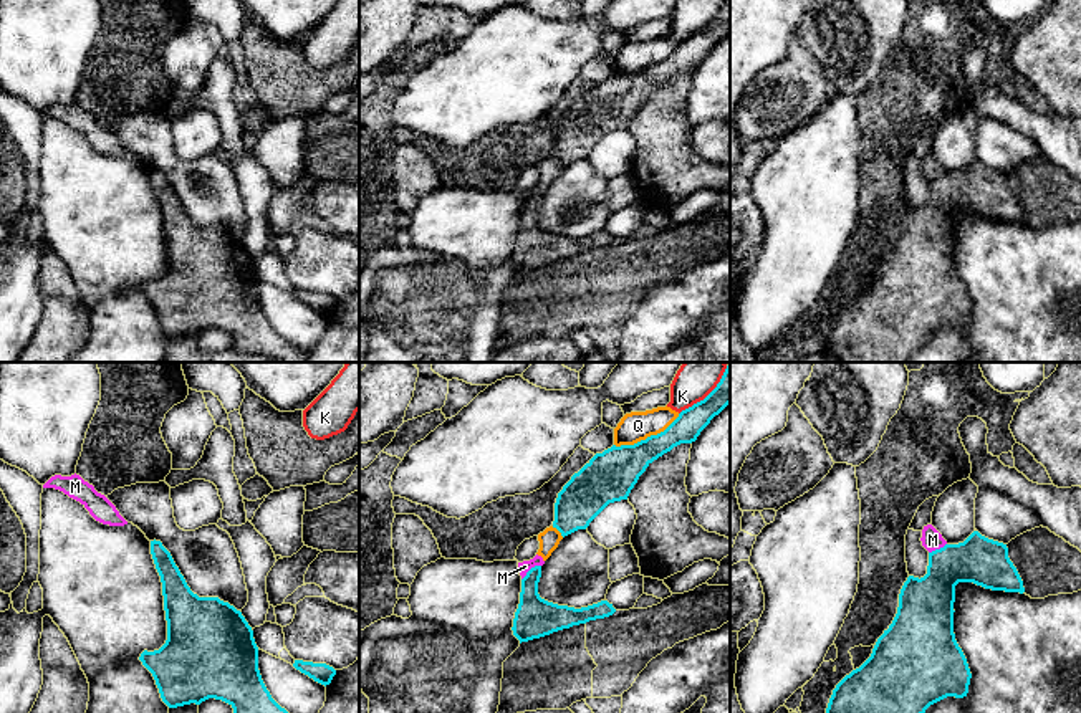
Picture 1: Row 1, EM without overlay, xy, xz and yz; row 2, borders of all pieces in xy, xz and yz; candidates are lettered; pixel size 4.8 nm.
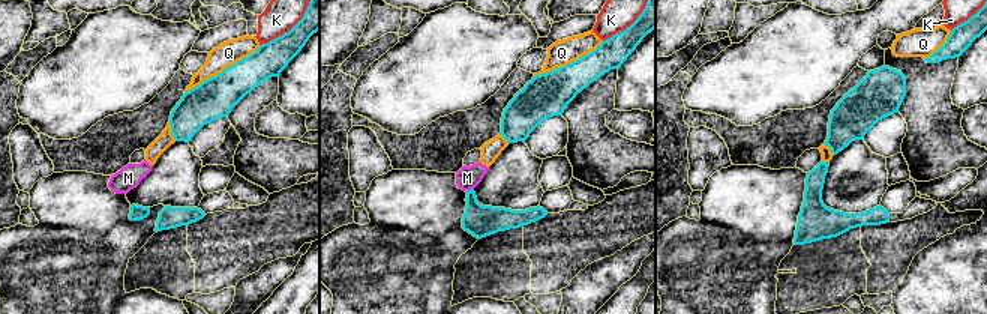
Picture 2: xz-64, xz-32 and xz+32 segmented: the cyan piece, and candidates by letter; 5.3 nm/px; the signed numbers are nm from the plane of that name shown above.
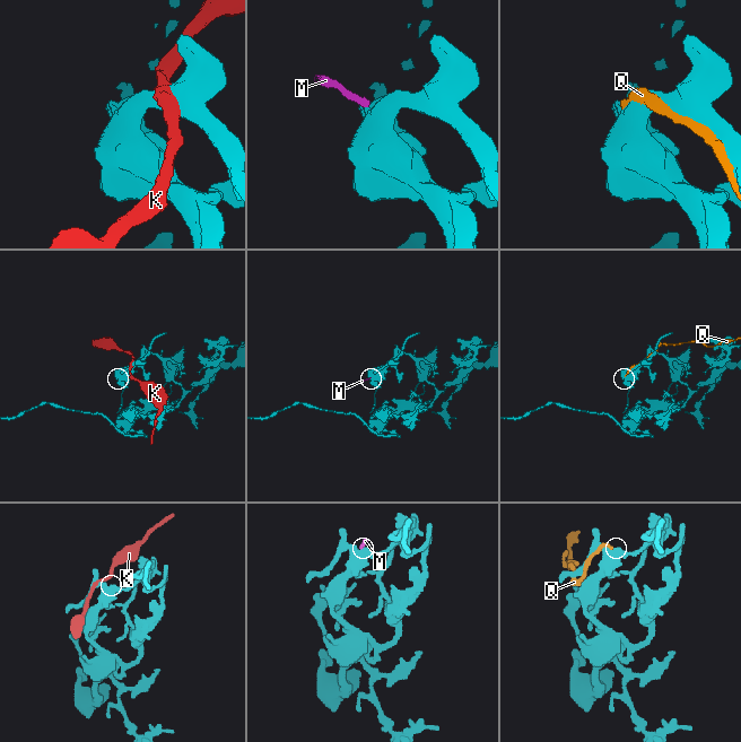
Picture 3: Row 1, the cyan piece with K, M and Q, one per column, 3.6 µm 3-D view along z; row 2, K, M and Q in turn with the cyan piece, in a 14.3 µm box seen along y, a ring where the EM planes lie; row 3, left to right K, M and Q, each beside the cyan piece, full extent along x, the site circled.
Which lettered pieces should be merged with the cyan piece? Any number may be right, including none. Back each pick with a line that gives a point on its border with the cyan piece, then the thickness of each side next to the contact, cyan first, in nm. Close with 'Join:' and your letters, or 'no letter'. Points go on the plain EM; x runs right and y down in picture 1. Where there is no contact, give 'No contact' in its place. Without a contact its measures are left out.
Join: no letter

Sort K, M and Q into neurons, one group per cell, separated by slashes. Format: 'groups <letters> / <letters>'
groups K / M Q

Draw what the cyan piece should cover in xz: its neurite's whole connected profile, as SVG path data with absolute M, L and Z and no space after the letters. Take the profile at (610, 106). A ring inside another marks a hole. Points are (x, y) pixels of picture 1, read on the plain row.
M730 0L700 31L682 40L661 63L634 74L613 74L596 83L558 122L555 151L561 165L586 159L614 131L627 129L646 98L680 73L692 73L700 61L730 33Z

